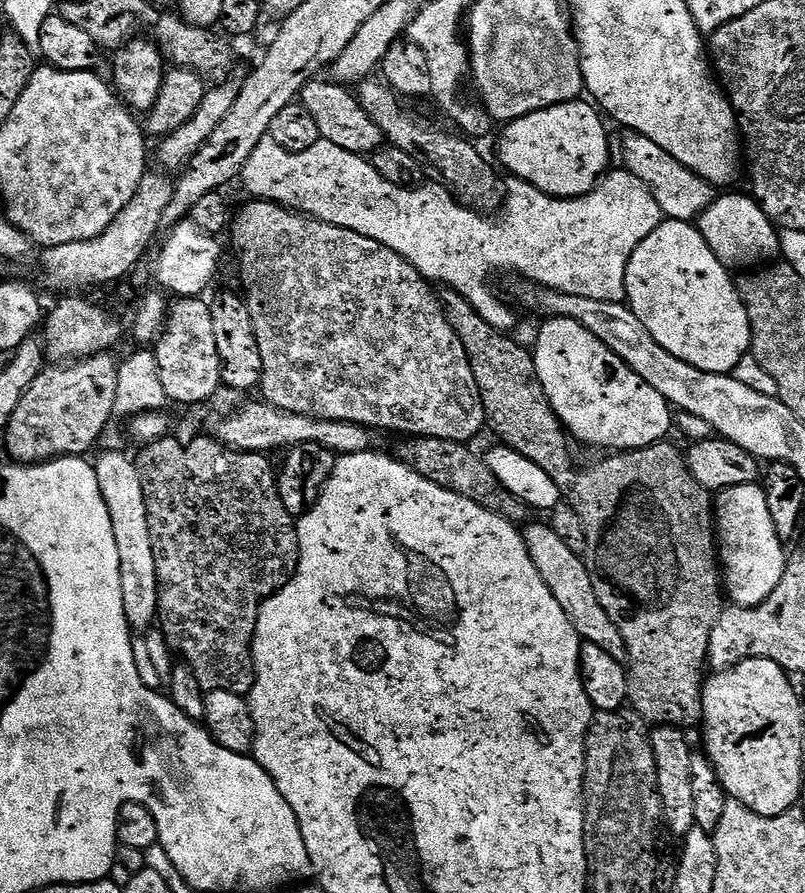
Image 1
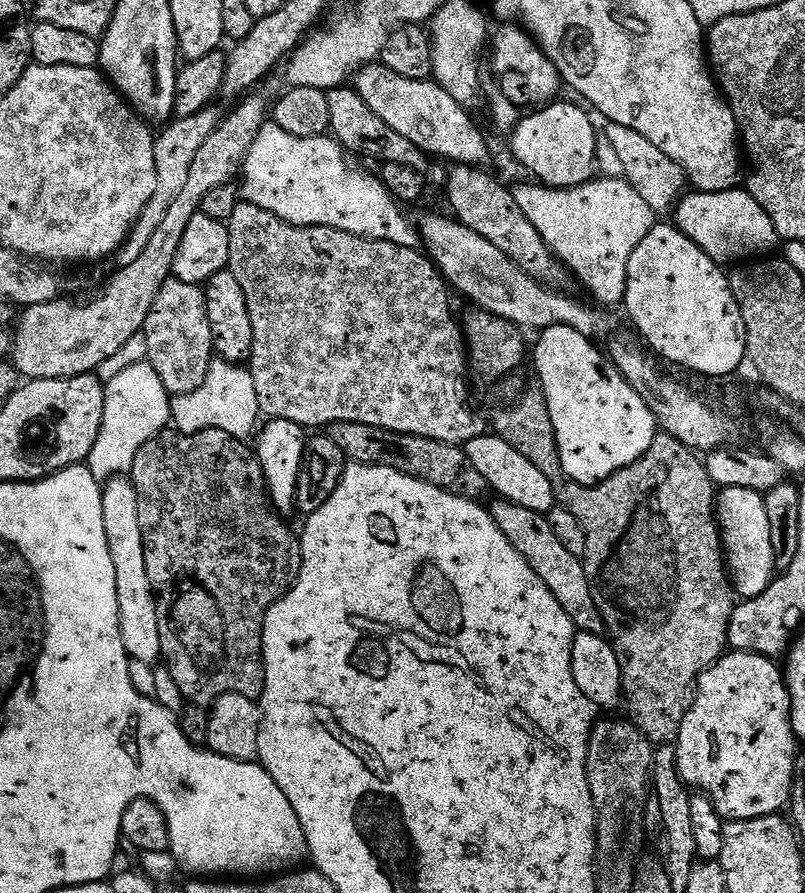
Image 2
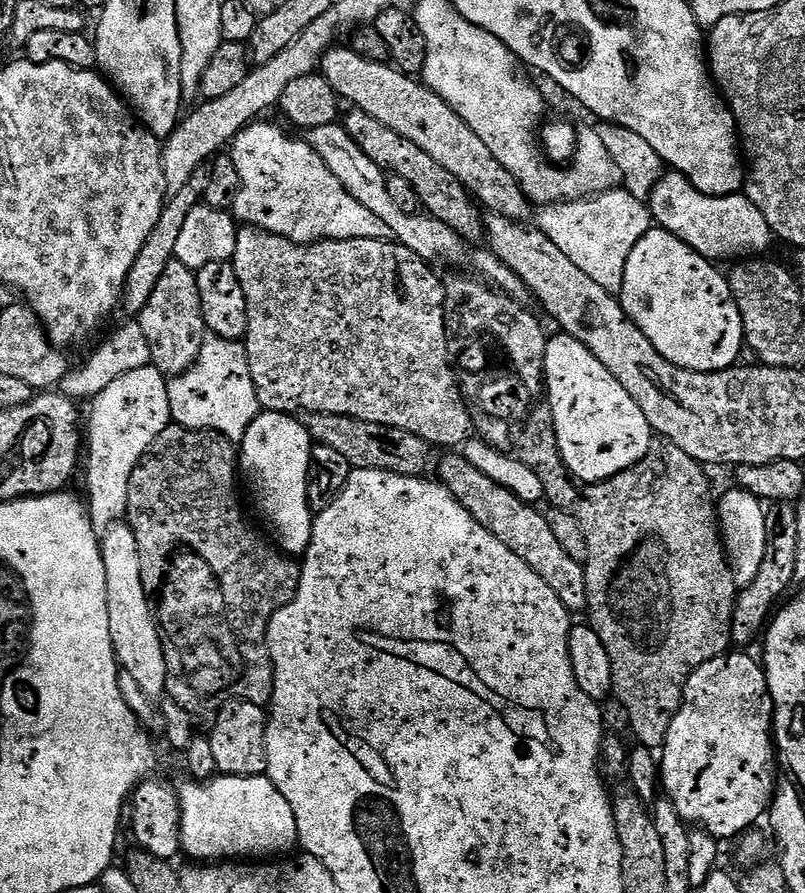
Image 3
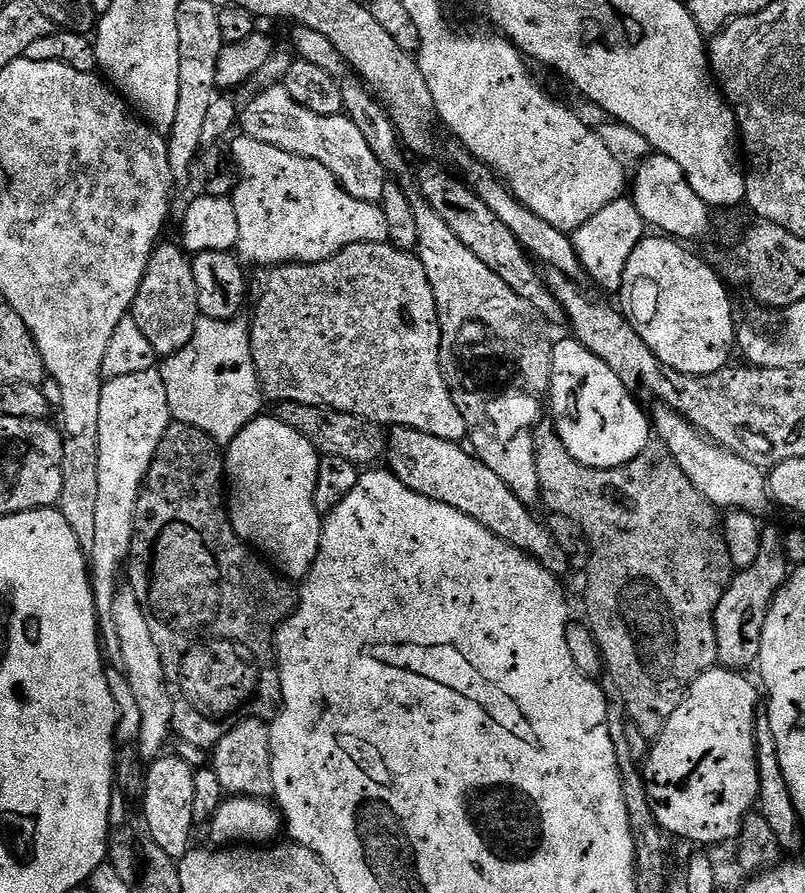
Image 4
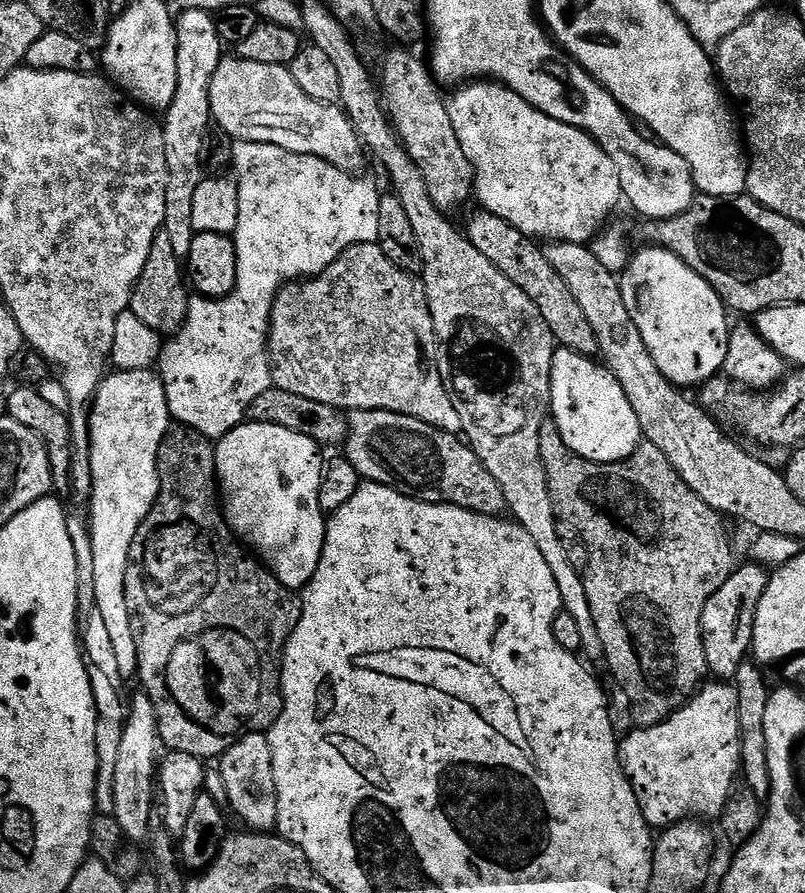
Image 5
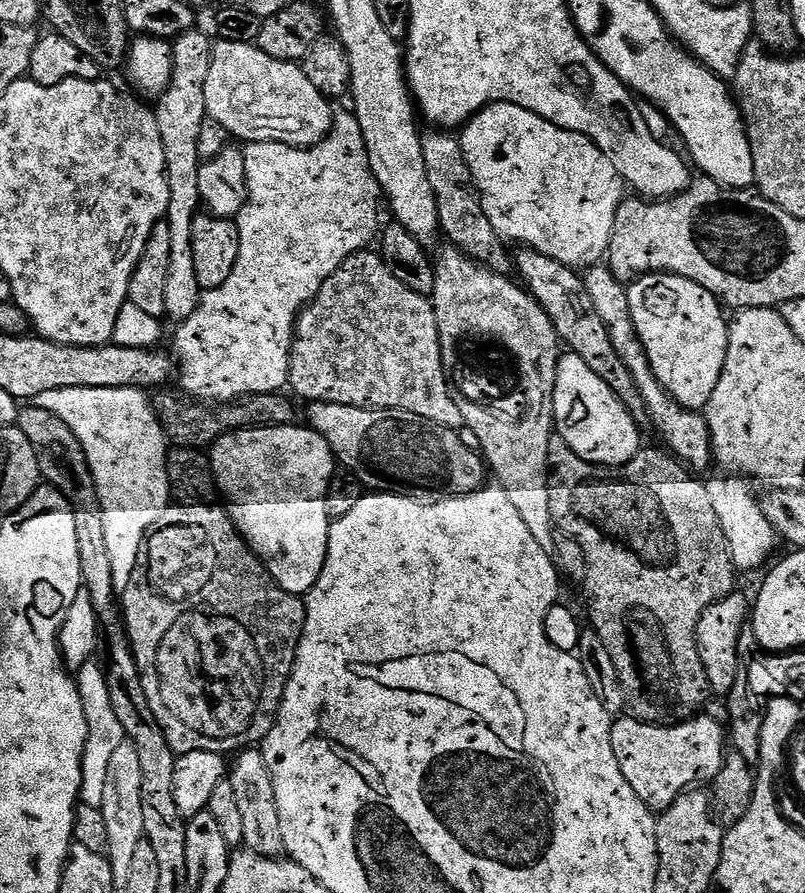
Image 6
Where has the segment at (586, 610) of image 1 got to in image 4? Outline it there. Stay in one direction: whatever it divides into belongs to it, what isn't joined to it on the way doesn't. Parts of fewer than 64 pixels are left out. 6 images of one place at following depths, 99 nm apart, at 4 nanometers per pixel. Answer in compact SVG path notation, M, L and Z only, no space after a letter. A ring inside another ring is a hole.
M393 427L386 436L386 464L392 475L398 477L410 490L422 494L431 500L442 502L486 526L498 538L502 538L507 544L513 544L518 550L527 552L533 556L546 570L550 570L557 578L564 578L570 572L570 565L562 546L552 537L552 531L548 529L543 519L535 516L533 509L518 500L510 486L506 484L490 468L486 466L478 455L466 454L455 440L443 440L434 438L434 434L422 434L413 428Z

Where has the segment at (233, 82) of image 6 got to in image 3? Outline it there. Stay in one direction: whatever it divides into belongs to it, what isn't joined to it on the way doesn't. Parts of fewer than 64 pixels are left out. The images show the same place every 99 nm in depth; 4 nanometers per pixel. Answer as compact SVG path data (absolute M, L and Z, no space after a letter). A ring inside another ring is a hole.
M341 123L311 128L307 131L306 139L309 146L326 162L330 172L342 182L347 193L356 202L366 207L370 213L377 215L386 226L390 226L392 236L402 246L406 246L406 250L414 250L414 254L418 254L418 258L429 262L441 260L444 264L464 264L471 258L472 252L476 252L473 251L467 240L454 234L454 230L450 226L446 226L446 222L438 222L433 216L427 214L414 216L402 214L402 210L394 204L388 190L387 173L362 153Z

